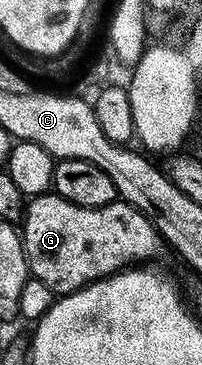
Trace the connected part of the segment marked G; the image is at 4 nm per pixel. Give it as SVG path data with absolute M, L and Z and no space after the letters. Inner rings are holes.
M55 193L33 195L27 200L22 238L29 276L50 285L56 297L81 291L88 283L133 265L147 264L166 247L156 226L129 203L83 207Z

